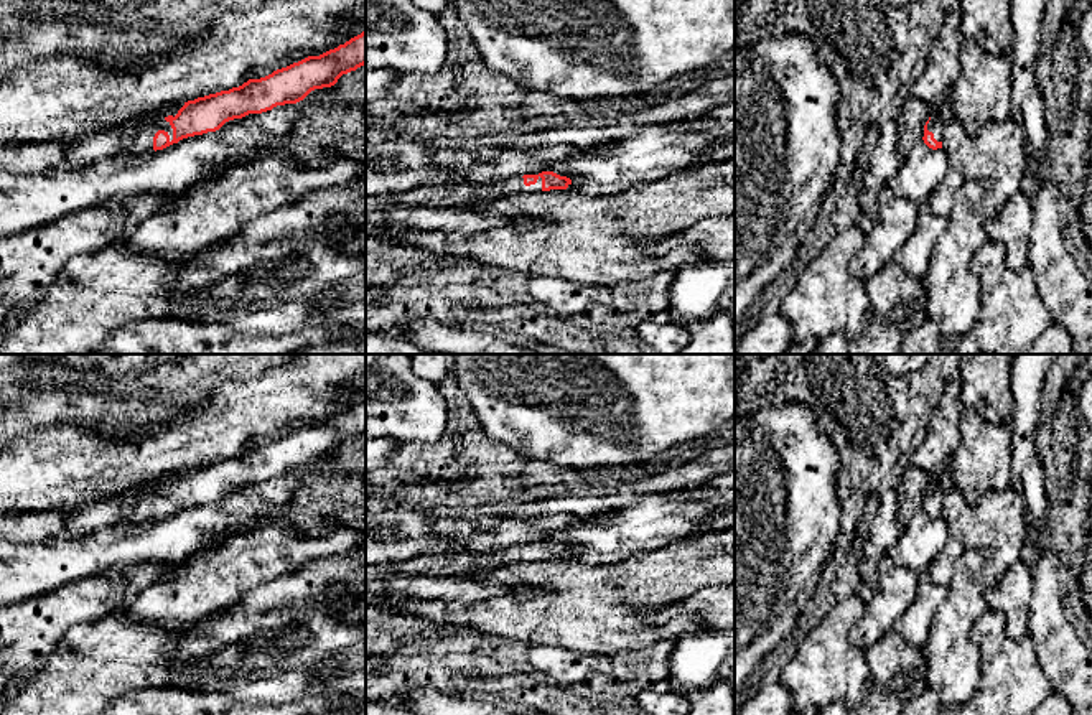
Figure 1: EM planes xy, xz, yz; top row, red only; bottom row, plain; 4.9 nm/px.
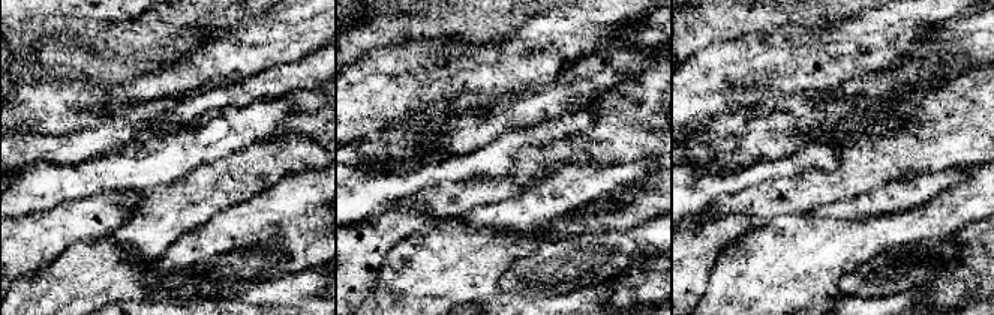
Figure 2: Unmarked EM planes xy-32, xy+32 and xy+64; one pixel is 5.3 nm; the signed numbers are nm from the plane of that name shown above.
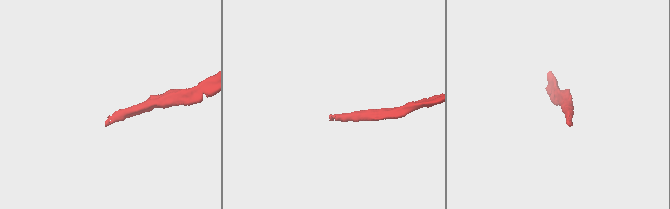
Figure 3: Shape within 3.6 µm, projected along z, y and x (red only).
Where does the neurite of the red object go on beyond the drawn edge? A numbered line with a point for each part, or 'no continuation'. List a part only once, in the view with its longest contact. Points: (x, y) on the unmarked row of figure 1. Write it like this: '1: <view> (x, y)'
1: xy (144, 509)

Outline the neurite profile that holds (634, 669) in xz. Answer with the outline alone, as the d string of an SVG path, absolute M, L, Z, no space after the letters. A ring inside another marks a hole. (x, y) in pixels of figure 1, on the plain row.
M660 639L647 647L626 647L609 656L613 669L608 674L595 674L586 684L595 692L629 697L665 687L670 652L670 639Z

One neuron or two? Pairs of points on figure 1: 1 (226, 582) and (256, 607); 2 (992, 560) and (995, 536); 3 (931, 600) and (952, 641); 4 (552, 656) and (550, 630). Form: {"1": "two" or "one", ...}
{"1": "two", "2": "one", "3": "two", "4": "two"}

